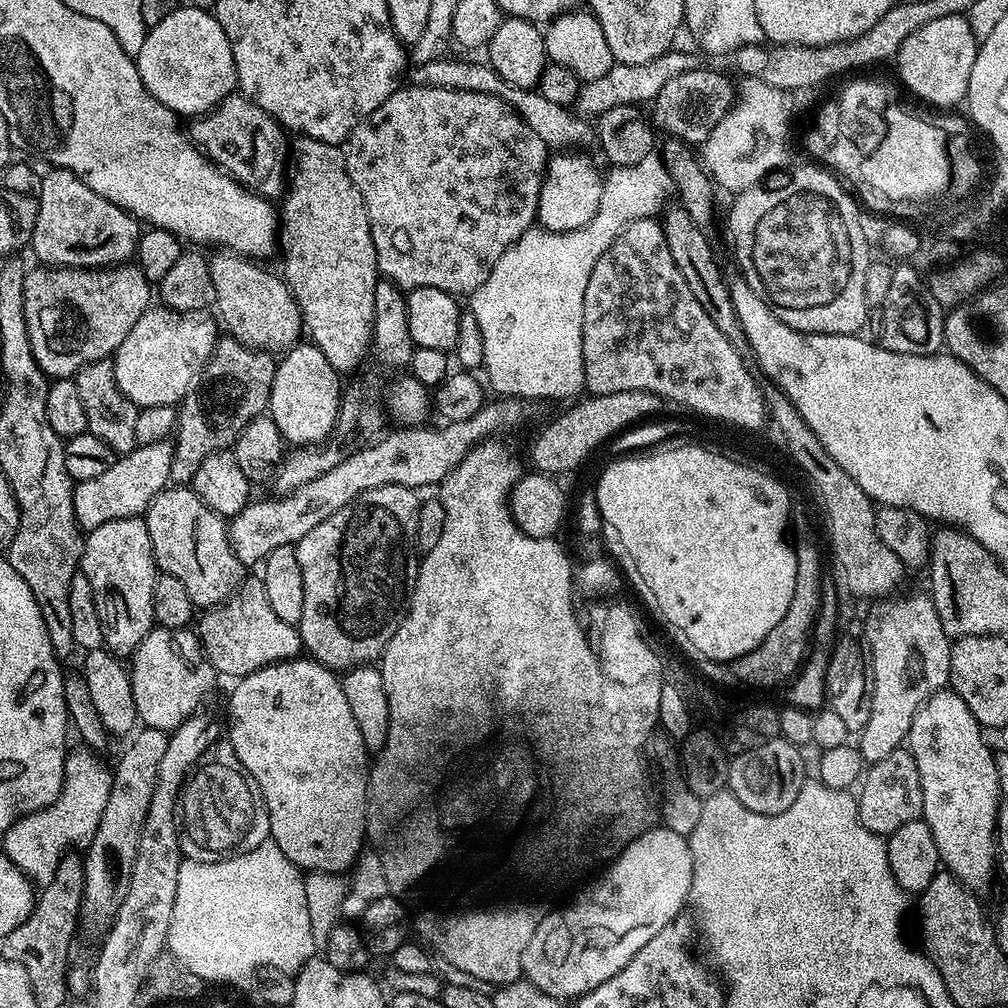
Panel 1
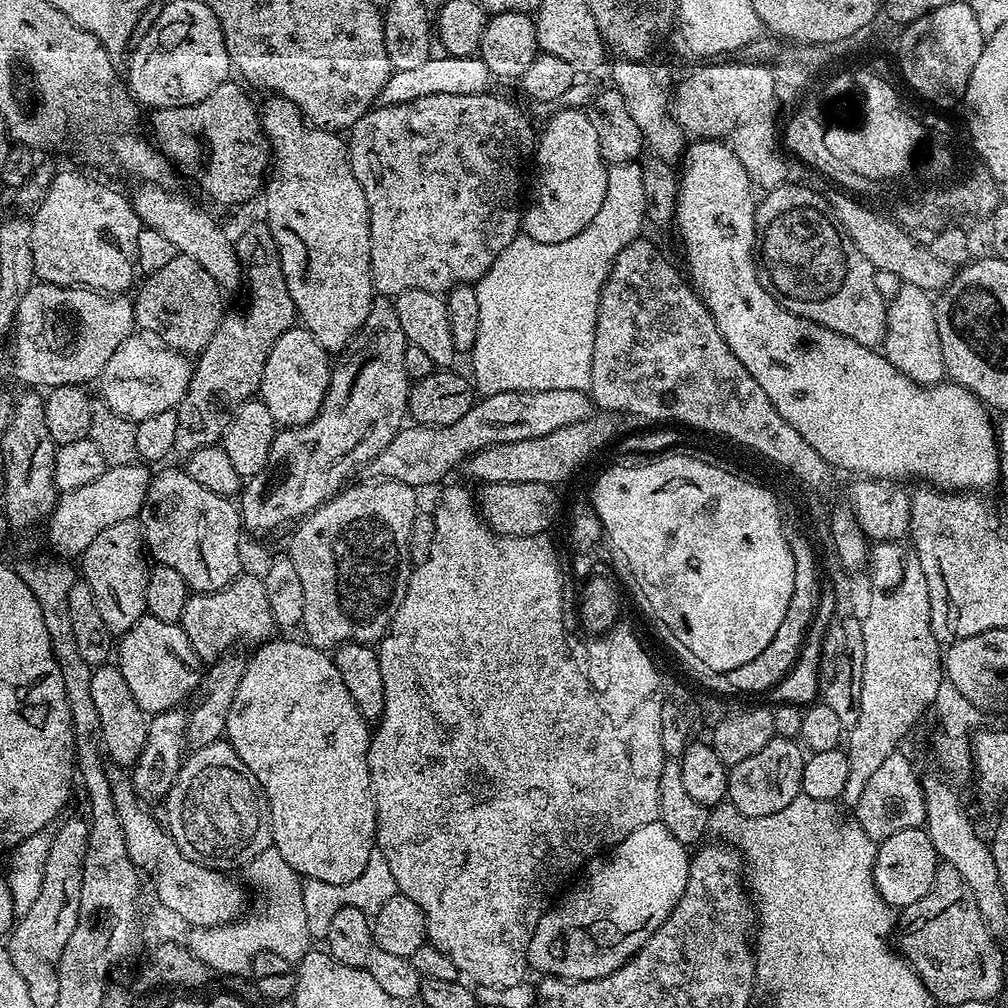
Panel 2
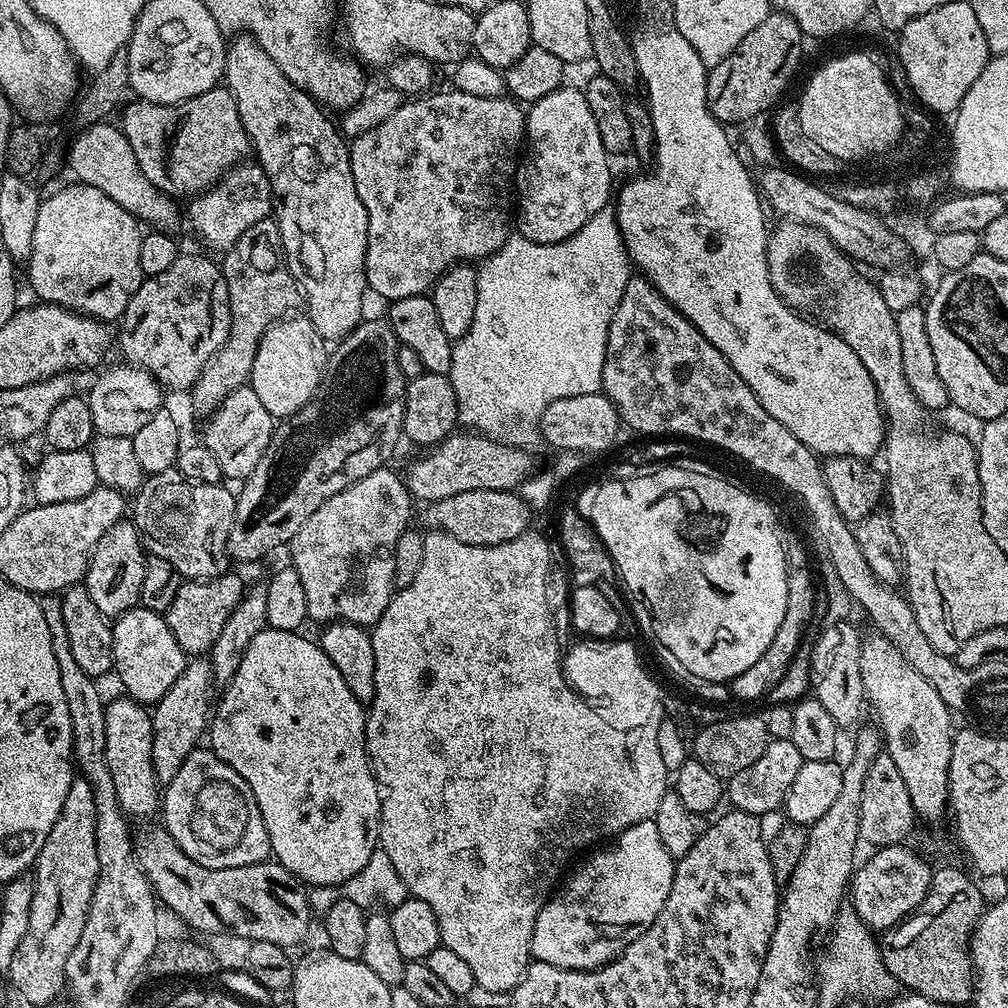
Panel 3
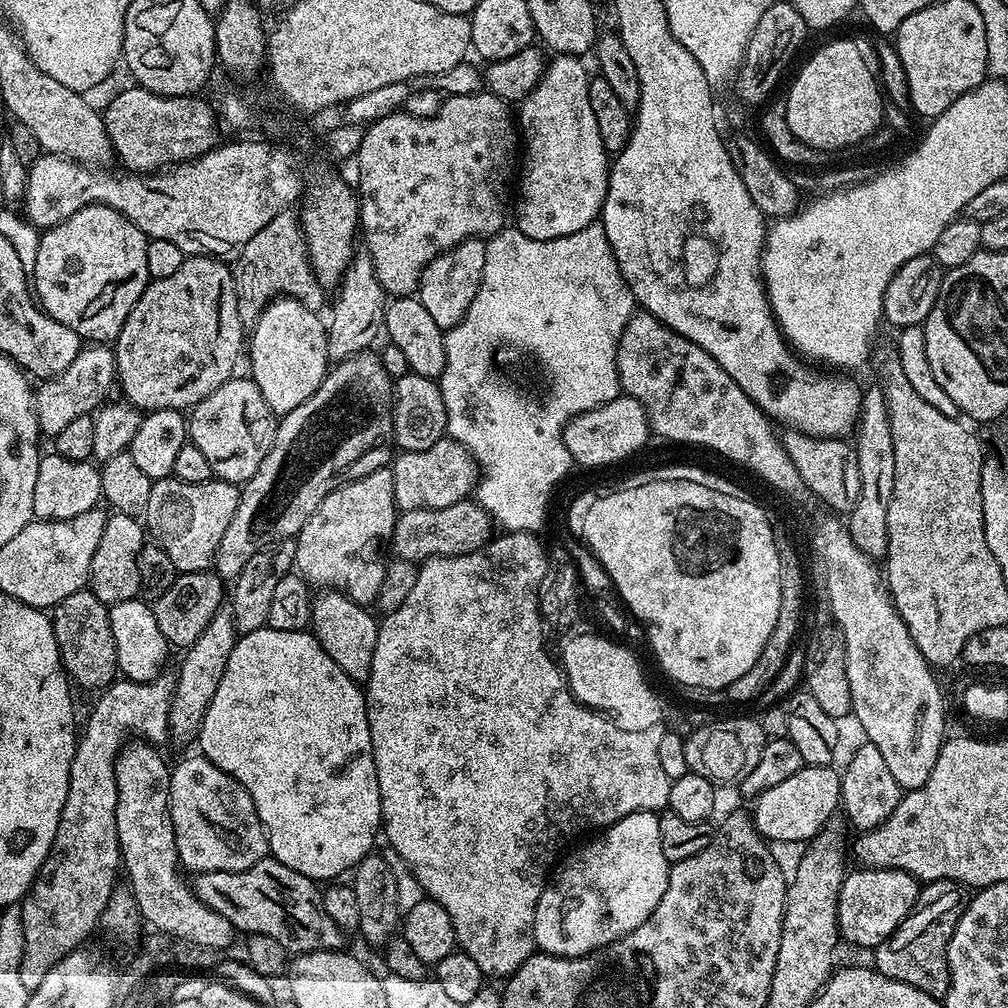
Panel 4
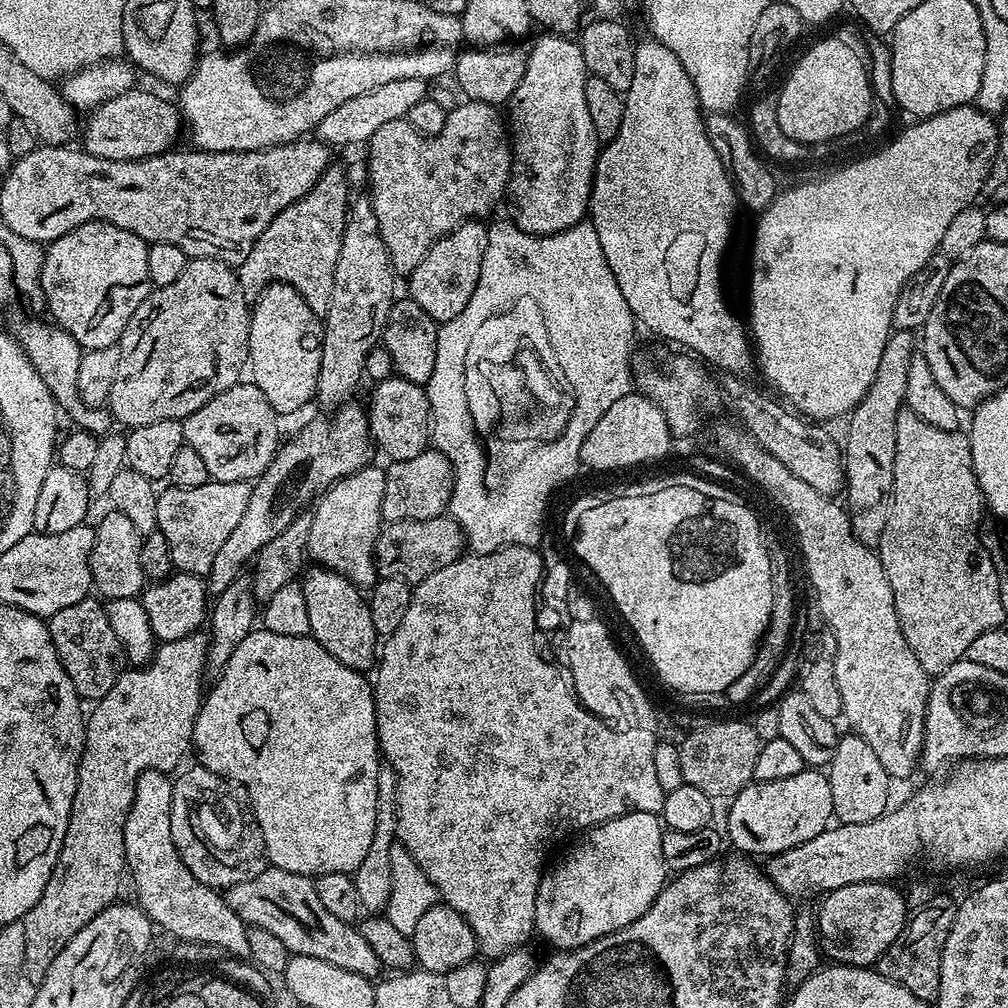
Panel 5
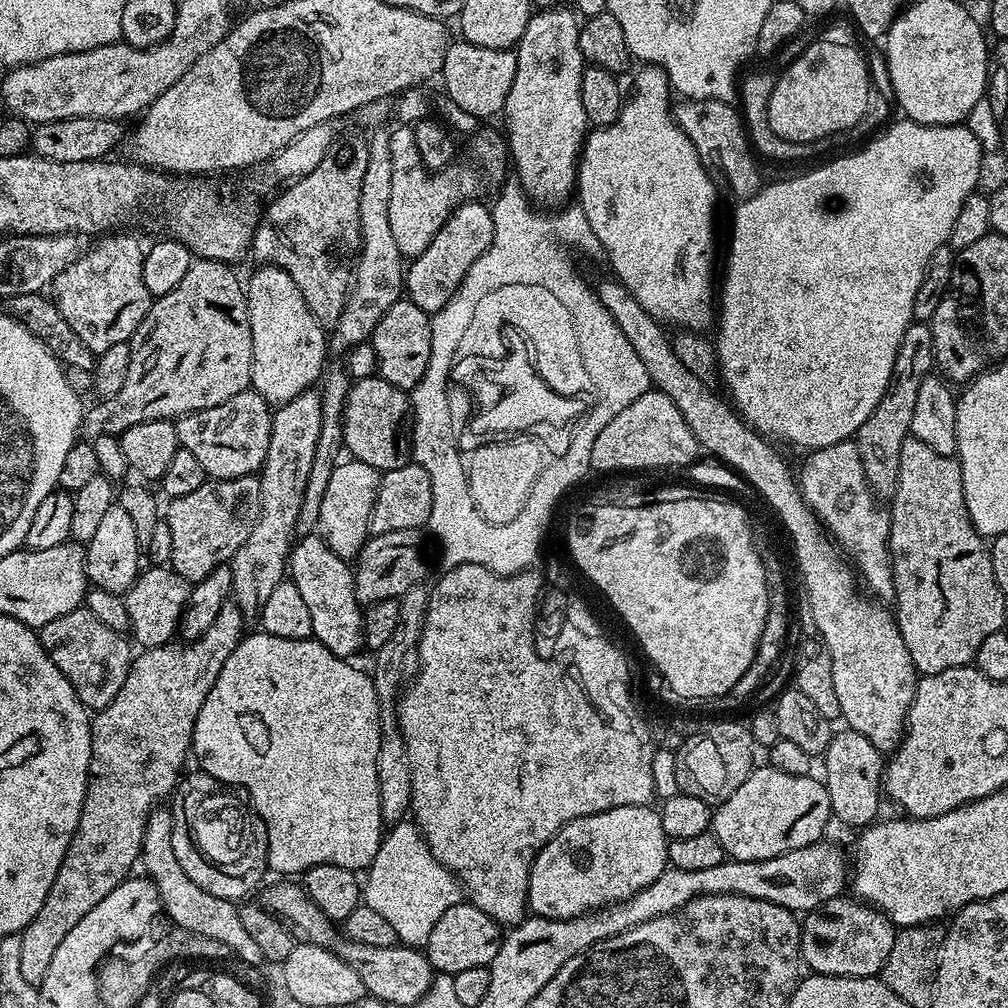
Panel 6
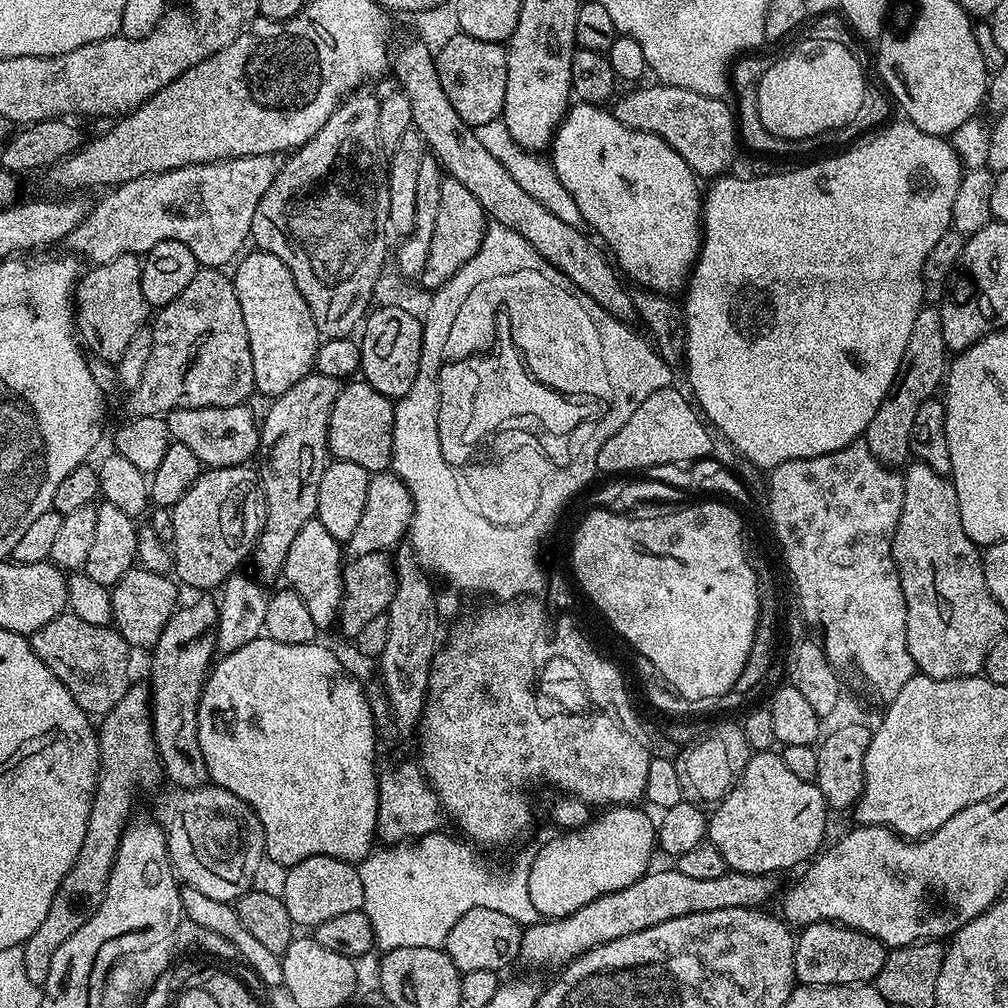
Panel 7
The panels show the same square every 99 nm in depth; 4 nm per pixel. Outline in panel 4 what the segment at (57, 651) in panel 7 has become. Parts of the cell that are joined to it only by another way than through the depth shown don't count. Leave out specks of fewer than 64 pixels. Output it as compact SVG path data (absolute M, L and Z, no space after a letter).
M91 590L70 594L70 598L62 598L62 602L51 609L52 629L58 642L60 661L64 663L69 681L77 689L103 690L117 679L118 654L114 650L114 630L110 630L108 609L109 605L103 604Z

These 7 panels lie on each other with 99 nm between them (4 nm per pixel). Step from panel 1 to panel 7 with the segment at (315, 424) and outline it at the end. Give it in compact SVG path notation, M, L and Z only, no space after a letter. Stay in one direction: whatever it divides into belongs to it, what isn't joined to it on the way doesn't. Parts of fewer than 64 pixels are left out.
M252 250L249 256L244 254L239 257L235 268L236 276L233 275L231 281L236 287L238 306L242 306L242 318L246 322L250 358L254 362L255 391L268 396L267 398L275 398L286 394L286 390L290 390L294 382L302 382L302 378L310 375L316 363L316 351L320 349L322 337L314 326L310 306L306 306L306 298L302 298L290 270L282 261L274 258L274 254Z

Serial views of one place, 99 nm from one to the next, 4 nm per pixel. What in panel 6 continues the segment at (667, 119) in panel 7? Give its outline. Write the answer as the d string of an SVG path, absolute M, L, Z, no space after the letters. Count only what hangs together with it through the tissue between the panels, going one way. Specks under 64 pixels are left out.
M681 99L674 108L676 125L690 138L702 166L708 169L708 176L717 189L729 192L735 198L752 196L760 187L760 172L756 169L757 157L750 147L745 123L741 113L727 100Z

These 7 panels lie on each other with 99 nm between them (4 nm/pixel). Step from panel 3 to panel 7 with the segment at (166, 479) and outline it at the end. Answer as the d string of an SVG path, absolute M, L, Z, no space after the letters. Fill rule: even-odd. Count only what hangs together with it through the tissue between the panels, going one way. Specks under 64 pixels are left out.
M248 464L208 468L172 507L174 576L181 585L196 590L216 590L227 576L249 559L266 518L260 473ZM184 583L184 584L183 584ZM212 588L212 589L208 589Z

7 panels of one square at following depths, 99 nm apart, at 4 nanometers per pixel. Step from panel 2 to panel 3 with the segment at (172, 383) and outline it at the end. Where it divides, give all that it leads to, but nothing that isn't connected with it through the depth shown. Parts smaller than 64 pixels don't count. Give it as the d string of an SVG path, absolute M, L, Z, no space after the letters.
M120 362L117 368L108 368L96 381L92 384L92 389L86 392L86 399L90 406L90 414L94 418L94 426L97 433L101 436L127 436L131 438L134 434L138 434L138 430L142 430L142 426L146 422L150 422L150 418L154 418L156 412L161 411L166 395L165 389L158 381L152 379L146 372L141 372L135 366L129 366L127 363Z

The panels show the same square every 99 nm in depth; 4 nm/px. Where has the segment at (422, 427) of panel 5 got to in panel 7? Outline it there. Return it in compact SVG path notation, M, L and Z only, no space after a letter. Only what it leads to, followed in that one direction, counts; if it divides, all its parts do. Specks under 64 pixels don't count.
M356 378L345 383L334 402L334 410L330 410L328 426L328 451L337 460L358 462L369 474L383 472L392 467L392 443L394 442L394 404L387 400L374 386L365 384L363 379Z

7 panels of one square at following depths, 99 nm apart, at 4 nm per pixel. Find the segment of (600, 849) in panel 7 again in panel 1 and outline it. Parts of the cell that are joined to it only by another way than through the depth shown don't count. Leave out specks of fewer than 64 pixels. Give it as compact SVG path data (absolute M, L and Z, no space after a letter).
M653 826L638 838L634 838L621 852L616 853L614 859L605 868L608 869L581 894L580 900L566 905L565 908L557 907L549 912L546 918L542 918L538 930L534 930L534 938L530 938L526 950L522 950L523 979L532 983L537 992L544 992L557 1002L575 1001L576 997L602 986L602 982L606 982L606 978L614 978L614 974L618 974L618 970L622 970L622 966L626 966L626 962L630 962L630 958L634 958L634 954L638 954L638 950L642 950L642 946L646 946L646 942L650 942L650 938L654 938L654 934L658 934L658 930L662 930L662 926L666 926L675 916L681 915L685 911L692 895L692 855L688 837L674 834L674 830L663 826Z

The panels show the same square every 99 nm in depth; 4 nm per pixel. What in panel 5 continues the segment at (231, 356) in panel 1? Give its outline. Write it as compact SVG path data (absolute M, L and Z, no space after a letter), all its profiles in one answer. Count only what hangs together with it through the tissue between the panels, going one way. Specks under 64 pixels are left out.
M329 166L320 181L298 202L286 206L258 234L258 242L244 256L238 266L240 289L245 300L252 302L263 294L270 284L277 282L294 286L298 294L323 318L330 306L330 290L334 286L334 266L342 250L344 223L348 221L348 176L337 166Z

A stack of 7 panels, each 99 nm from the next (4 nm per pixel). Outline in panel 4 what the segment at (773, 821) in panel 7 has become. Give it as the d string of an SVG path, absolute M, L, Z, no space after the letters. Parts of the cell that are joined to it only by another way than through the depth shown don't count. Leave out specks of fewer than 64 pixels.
M809 764L798 770L798 774L786 778L778 786L770 786L755 797L756 809L751 809L752 823L760 835L769 842L781 840L784 844L807 842L818 835L823 828L829 827L832 815L840 808L840 777L835 767L823 764Z

